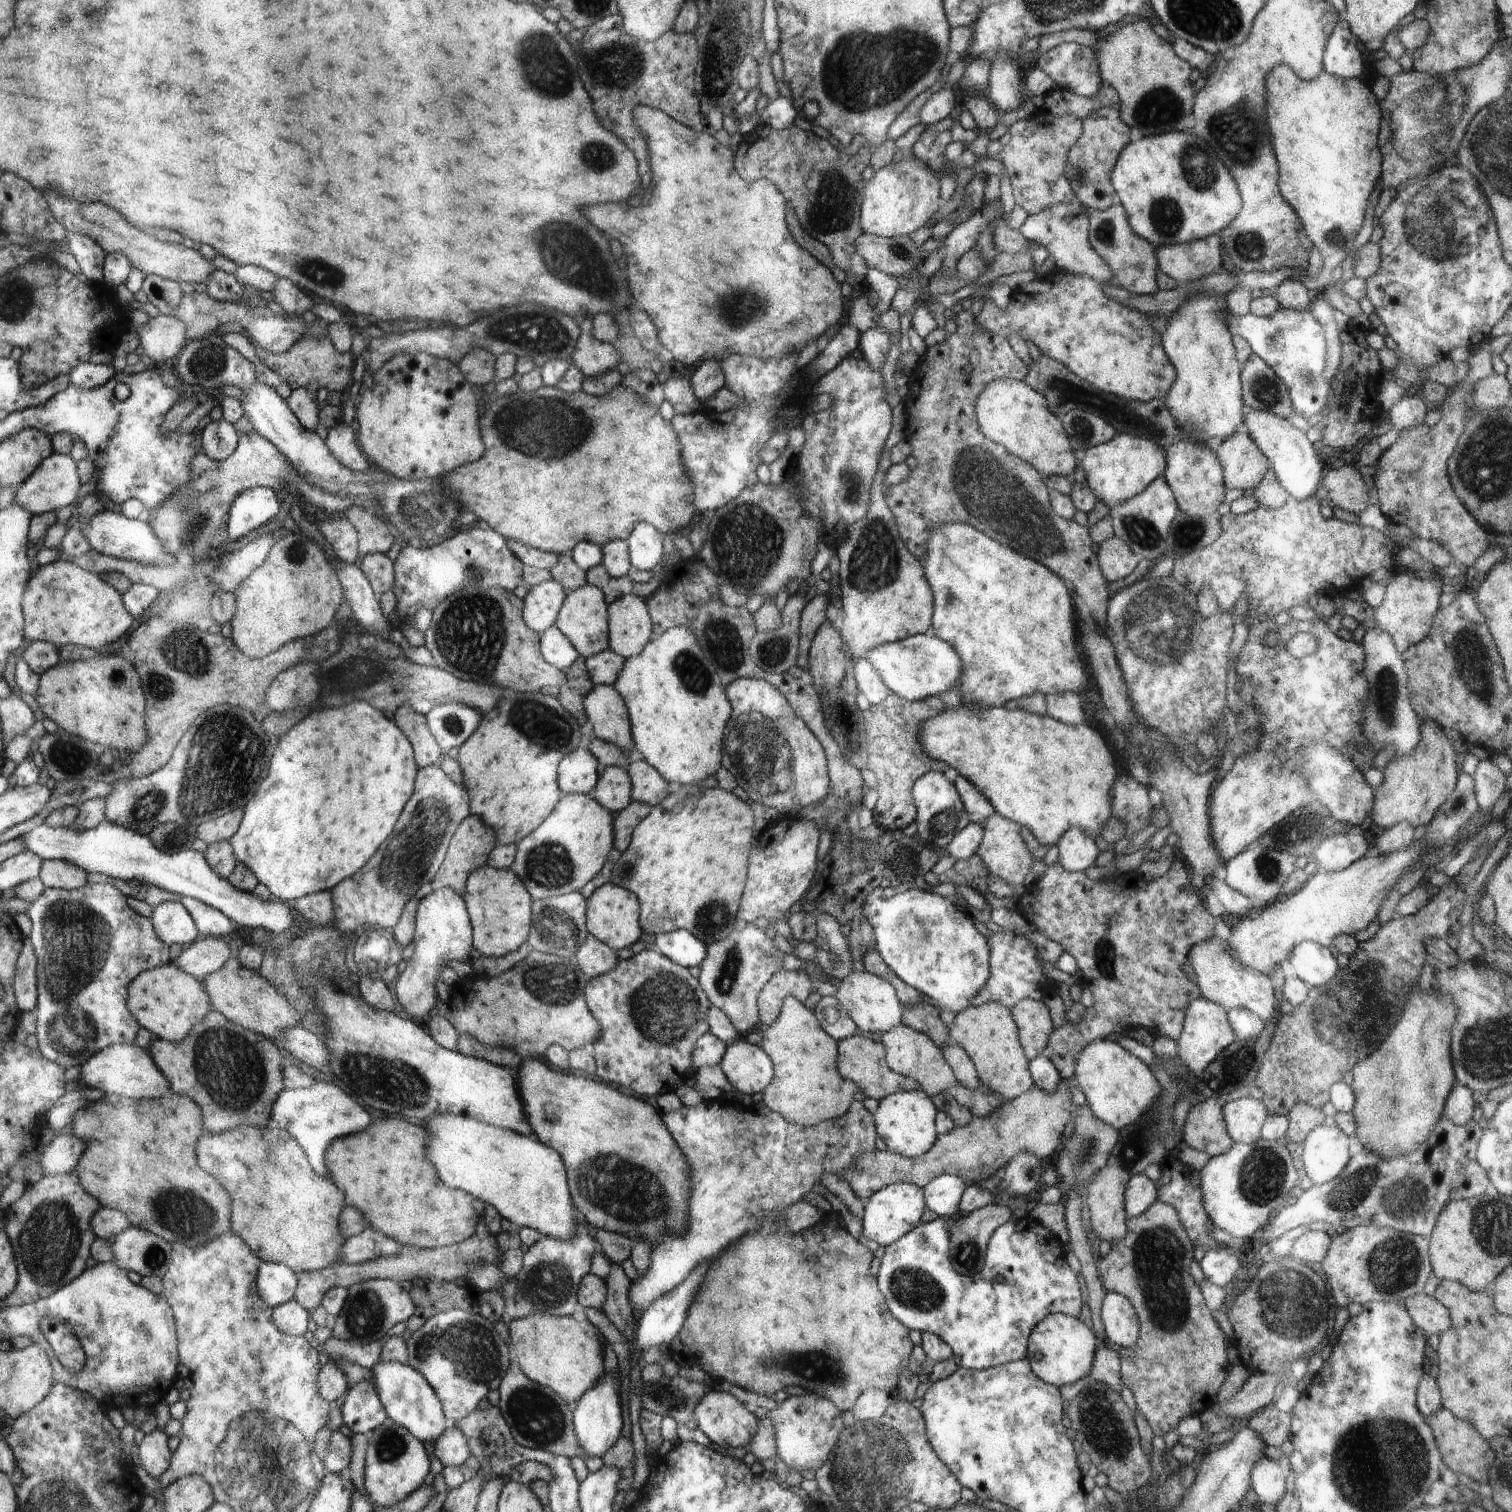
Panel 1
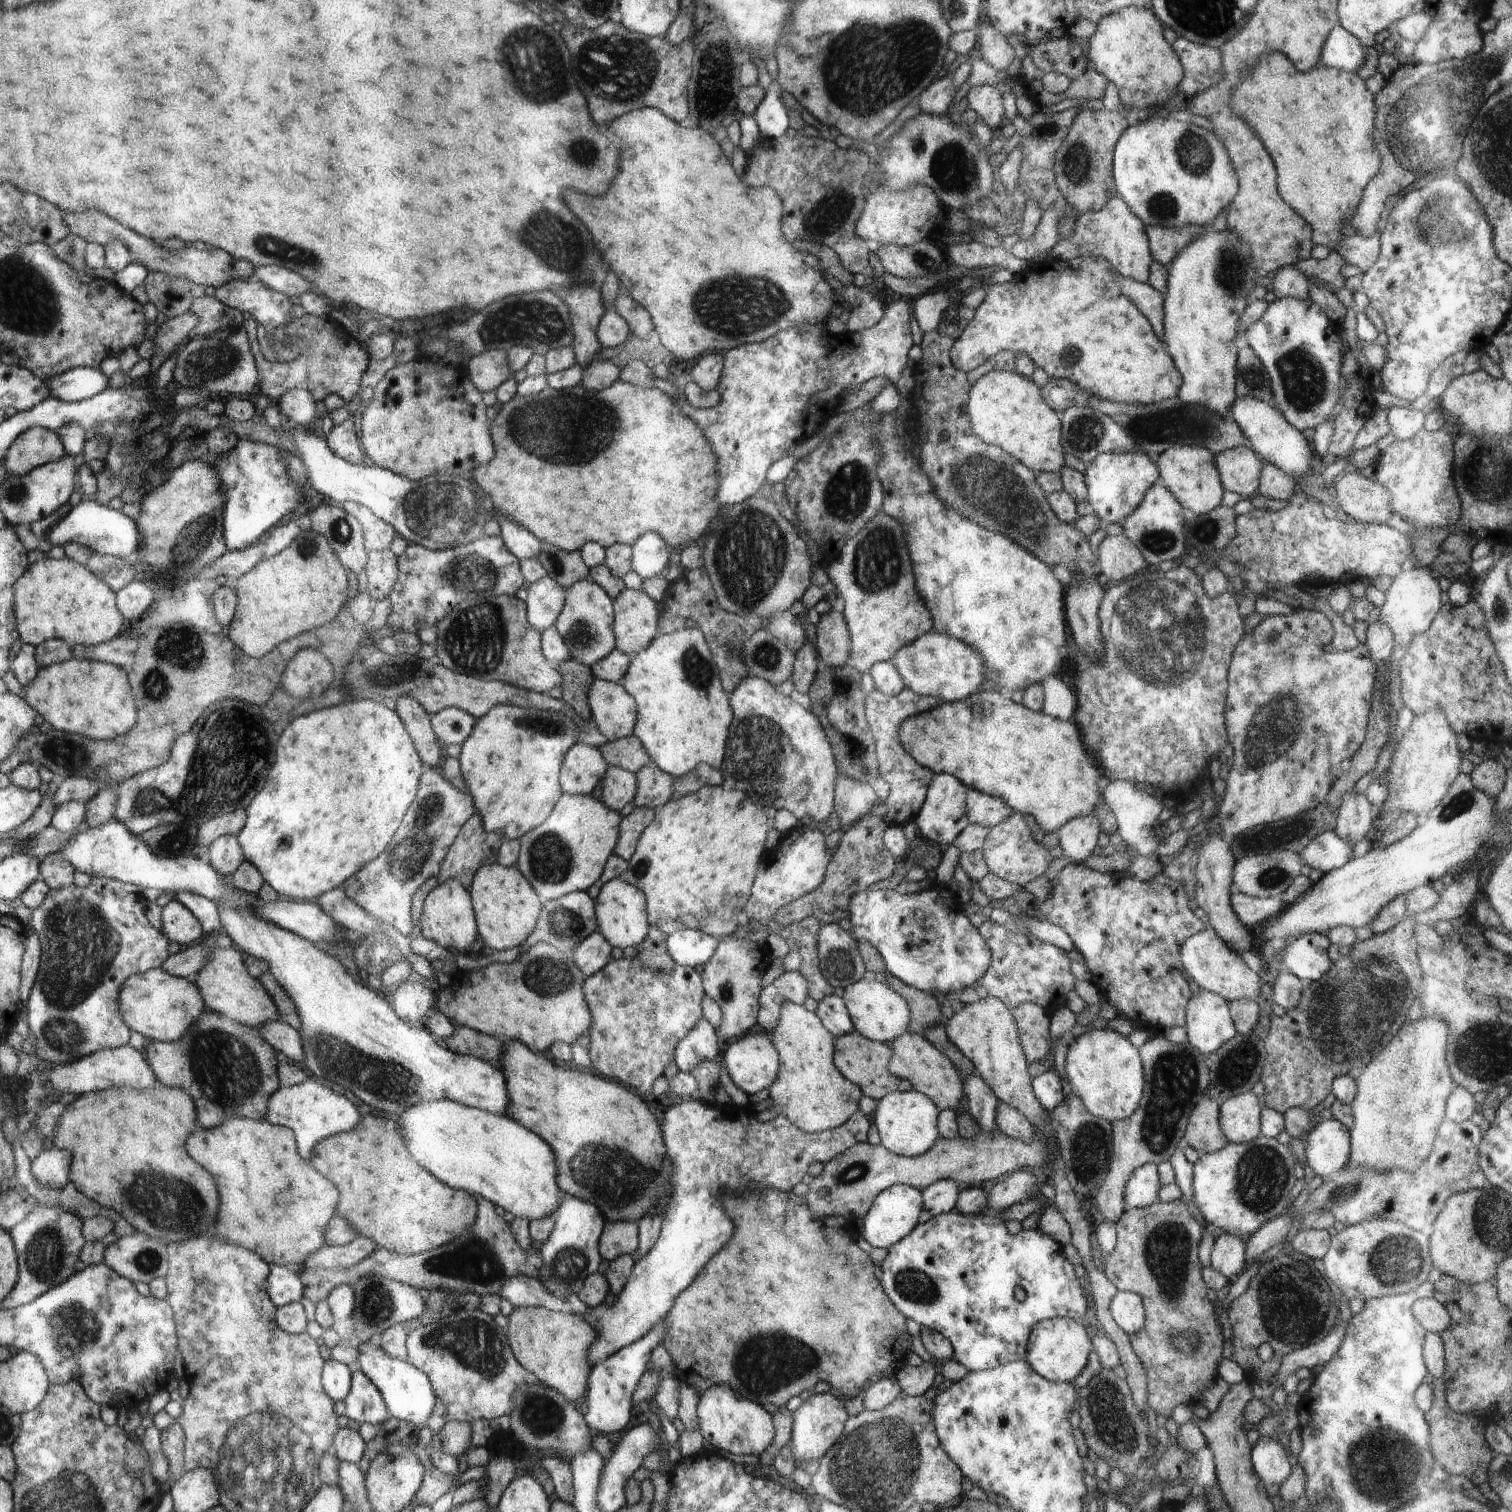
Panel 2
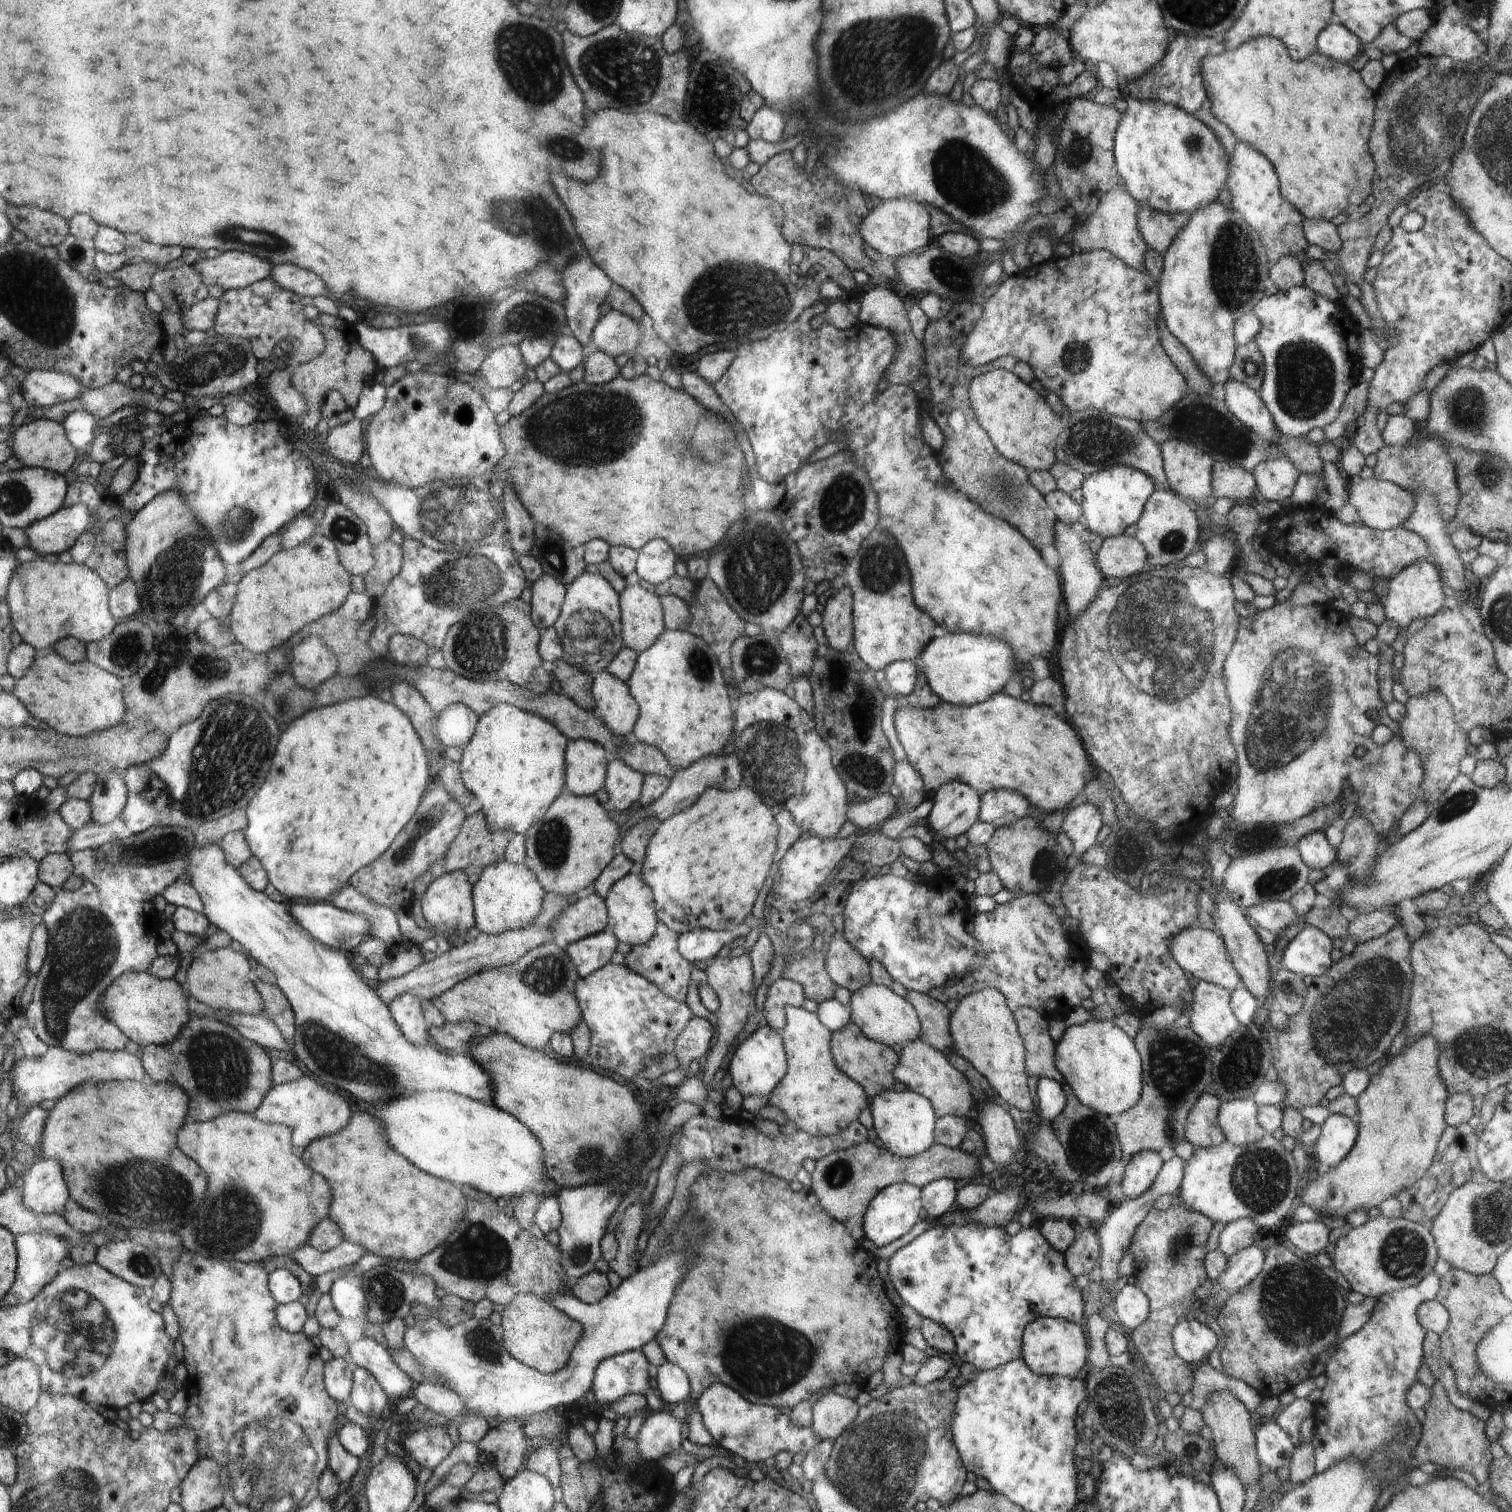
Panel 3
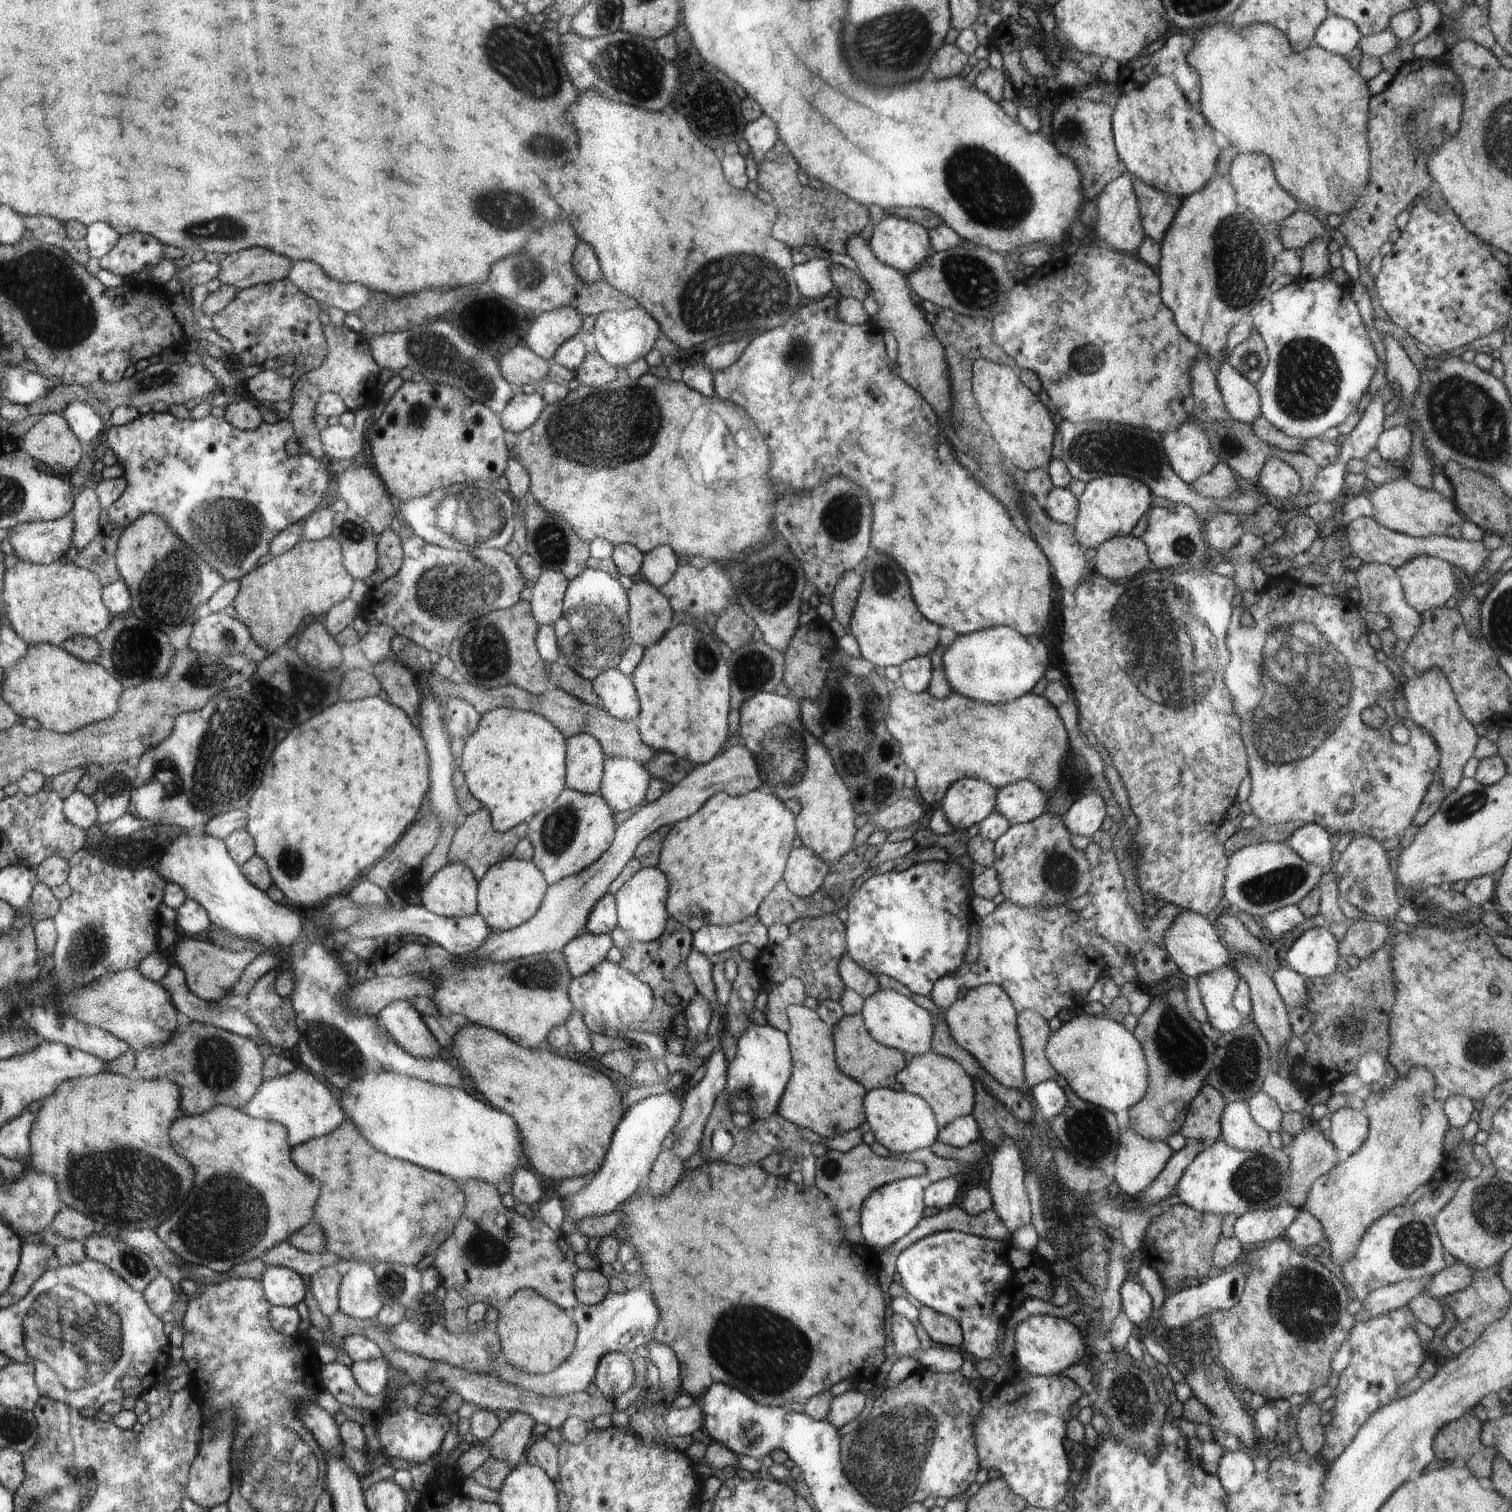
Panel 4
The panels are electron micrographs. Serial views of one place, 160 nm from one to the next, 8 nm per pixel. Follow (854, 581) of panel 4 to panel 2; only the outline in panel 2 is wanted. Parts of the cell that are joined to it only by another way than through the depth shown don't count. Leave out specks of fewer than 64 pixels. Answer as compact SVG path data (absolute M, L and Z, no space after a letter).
M830 609L821 615L817 624L818 654L831 667L842 667L850 662L851 633L843 613Z

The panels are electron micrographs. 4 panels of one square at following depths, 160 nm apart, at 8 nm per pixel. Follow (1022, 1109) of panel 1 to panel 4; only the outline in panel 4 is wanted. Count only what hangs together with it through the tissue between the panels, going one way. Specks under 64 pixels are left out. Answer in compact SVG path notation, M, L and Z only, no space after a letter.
M862 1143L846 1153L828 1149L824 1156L818 1157L816 1187L831 1201L836 1215L847 1225L848 1240L860 1246L865 1243L860 1228L860 1214L872 1192L900 1179L926 1176L927 1172L924 1162L911 1160L909 1157L881 1157L872 1151L871 1146Z

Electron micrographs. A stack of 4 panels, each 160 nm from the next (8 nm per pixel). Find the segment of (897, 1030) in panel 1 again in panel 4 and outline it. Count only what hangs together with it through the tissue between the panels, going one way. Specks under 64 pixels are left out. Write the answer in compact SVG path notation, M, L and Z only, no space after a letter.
M926 1052L920 1056L913 1056L908 1067L898 1074L898 1084L903 1091L923 1097L931 1109L935 1110L939 1126L947 1127L949 1123L968 1116L974 1107L974 1088L972 1078L962 1070L963 1066L950 1058L940 1056L939 1053Z

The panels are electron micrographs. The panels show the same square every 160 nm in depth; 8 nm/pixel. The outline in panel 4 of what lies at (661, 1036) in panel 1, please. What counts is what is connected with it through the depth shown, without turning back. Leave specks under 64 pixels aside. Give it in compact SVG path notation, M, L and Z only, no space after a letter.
M608 960L586 975L574 978L570 988L570 998L574 1010L582 1014L583 1022L589 1032L603 1031L612 1035L622 1035L627 1032L643 1032L642 1028L651 1018L655 1004L654 994L642 980L625 970L619 964L612 964Z

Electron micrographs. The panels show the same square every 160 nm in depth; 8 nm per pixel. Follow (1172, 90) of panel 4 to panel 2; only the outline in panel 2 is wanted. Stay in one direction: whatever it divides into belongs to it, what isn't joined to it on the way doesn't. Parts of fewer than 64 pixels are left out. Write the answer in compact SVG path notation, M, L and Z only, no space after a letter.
M1156 115L1129 126L1113 152L1112 176L1118 194L1144 226L1208 227L1237 195L1237 174L1217 134L1169 115Z

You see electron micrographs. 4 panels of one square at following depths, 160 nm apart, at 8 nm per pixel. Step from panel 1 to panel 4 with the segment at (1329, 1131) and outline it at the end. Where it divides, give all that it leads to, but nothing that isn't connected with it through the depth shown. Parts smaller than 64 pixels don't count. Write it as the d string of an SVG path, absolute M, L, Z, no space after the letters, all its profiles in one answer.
M1344 1108L1330 1118L1331 1130L1328 1140L1332 1142L1339 1163L1355 1154L1368 1136L1368 1118L1363 1110Z

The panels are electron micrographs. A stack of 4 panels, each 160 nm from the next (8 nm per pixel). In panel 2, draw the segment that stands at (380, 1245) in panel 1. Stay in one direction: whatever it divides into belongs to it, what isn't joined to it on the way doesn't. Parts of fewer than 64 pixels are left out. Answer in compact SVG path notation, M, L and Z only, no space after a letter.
M356 1238L351 1243L340 1246L322 1246L304 1264L304 1268L320 1267L325 1269L350 1270L355 1264L370 1256L376 1244L366 1238Z

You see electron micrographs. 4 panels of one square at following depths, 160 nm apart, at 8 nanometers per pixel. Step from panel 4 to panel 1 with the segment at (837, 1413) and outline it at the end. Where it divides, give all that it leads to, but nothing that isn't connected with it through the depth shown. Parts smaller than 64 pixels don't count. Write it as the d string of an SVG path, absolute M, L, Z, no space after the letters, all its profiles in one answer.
M808 1396L793 1397L785 1400L776 1410L769 1410L768 1417L773 1420L775 1426L777 1457L780 1457L790 1470L801 1473L802 1470L818 1470L825 1464L836 1446L836 1442L841 1440L842 1422L841 1412L838 1412L836 1405L831 1400L825 1398L808 1398Z

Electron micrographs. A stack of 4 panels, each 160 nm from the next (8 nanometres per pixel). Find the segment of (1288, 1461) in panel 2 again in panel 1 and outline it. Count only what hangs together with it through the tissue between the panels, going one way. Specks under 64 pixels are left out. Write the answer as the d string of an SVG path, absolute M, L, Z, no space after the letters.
M1264 1455L1251 1470L1251 1494L1262 1504L1277 1504L1288 1492L1287 1470L1282 1461L1275 1461Z

